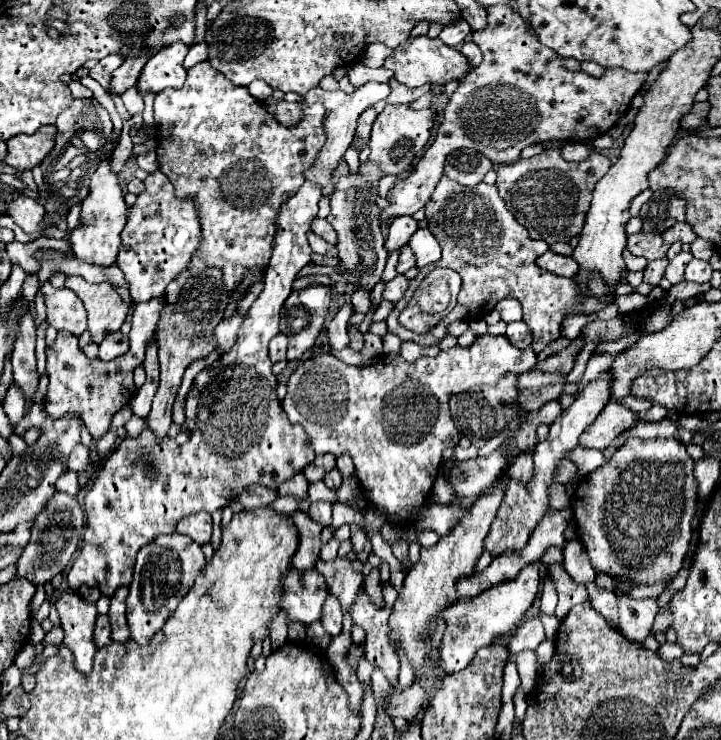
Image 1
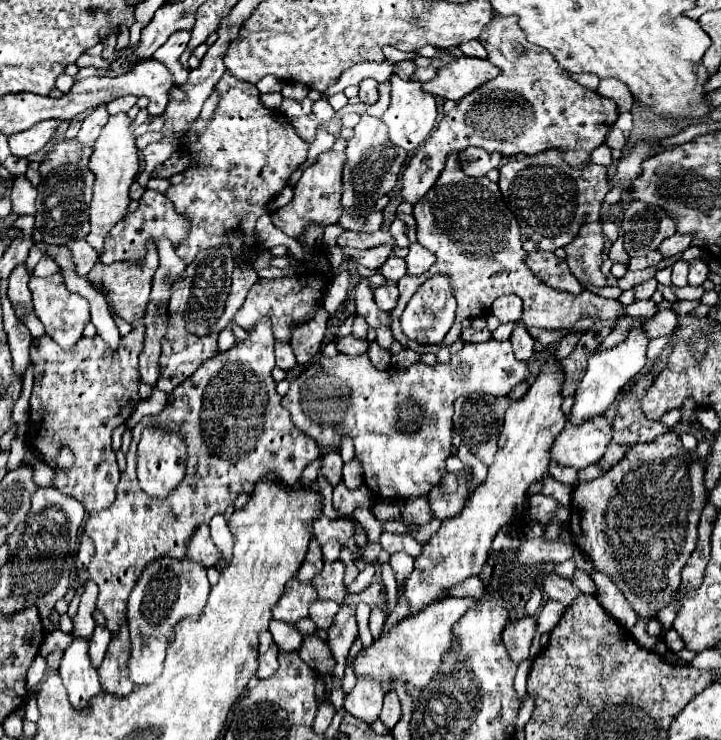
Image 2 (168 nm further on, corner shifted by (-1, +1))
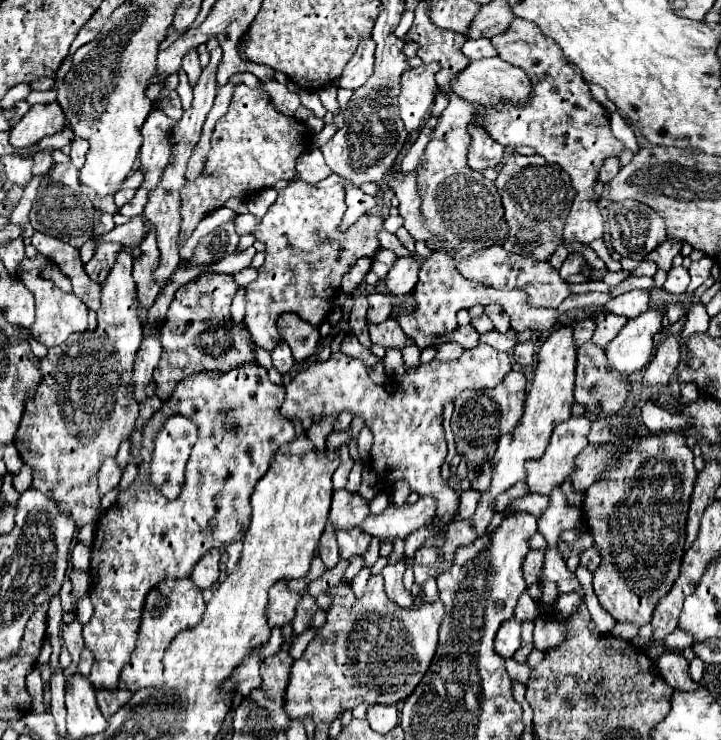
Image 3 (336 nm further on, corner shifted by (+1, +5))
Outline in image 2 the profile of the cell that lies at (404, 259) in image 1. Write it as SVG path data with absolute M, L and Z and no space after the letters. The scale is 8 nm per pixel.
M389 256L387 262L381 266L379 272L383 272L387 276L387 280L391 282L397 282L399 278L405 276L405 270L407 270L407 264L403 258L397 258L397 256Z

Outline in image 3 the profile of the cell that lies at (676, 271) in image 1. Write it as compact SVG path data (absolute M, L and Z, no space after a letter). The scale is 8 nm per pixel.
M677 266L677 268L671 268L669 274L667 274L667 282L663 284L663 288L667 292L673 292L673 294L683 294L685 288L689 284L689 274L687 274L687 268L685 266Z

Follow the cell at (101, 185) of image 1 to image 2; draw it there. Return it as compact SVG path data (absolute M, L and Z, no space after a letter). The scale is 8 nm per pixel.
M115 114L109 116L109 122L103 126L101 136L97 138L93 146L93 154L89 158L89 170L95 176L93 184L93 200L89 208L89 220L91 220L91 232L87 236L87 242L101 252L105 234L121 220L125 218L125 210L129 206L129 186L133 184L133 178L139 172L139 150L135 144L135 132L131 130L131 118L127 114Z

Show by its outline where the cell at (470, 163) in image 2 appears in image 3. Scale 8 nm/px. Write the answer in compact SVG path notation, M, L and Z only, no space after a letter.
M469 124L469 134L471 134L471 146L469 146L467 164L479 172L491 166L499 166L503 160L505 148L499 142L495 142L489 134L485 134L481 126Z

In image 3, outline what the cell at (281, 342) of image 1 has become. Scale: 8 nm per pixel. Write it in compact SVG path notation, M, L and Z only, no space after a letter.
M279 342L279 344L273 348L271 356L273 356L273 368L275 368L279 374L289 372L291 366L295 364L295 360L293 360L293 356L291 356L291 350L289 350L289 346L287 346L285 342Z

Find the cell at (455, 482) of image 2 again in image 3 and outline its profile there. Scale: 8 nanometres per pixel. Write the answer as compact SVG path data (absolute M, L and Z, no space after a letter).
M419 498L415 504L403 504L403 506L387 506L379 516L369 516L361 528L379 538L379 540L393 540L395 536L405 538L409 532L425 526L427 520L433 520L437 512L437 500L435 498Z

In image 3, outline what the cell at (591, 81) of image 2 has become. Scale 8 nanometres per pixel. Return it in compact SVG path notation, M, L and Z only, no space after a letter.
M589 84L589 90L591 90L593 98L595 98L599 104L603 104L609 112L615 112L615 110L617 110L617 108L613 106L613 102L609 102L609 98L607 98L607 94L605 94L605 90L603 90L601 86L593 86L593 84Z

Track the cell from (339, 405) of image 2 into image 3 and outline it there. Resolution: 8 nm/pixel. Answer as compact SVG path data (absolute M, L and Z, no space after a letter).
M479 344L465 350L453 362L433 360L419 364L417 368L405 366L405 374L389 380L387 384L375 384L361 360L347 354L331 354L327 362L315 362L307 370L301 370L287 386L281 414L285 418L311 418L331 416L339 412L351 412L361 416L365 426L373 432L371 462L373 472L381 480L391 484L407 480L411 490L419 496L431 494L437 498L437 516L443 518L441 526L451 522L457 514L459 494L441 476L441 466L447 458L447 444L443 436L443 406L453 402L467 388L493 388L499 386L513 370L513 362L507 352L499 352L487 344Z

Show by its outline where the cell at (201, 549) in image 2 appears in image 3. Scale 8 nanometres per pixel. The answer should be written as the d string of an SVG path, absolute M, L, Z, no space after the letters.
M213 548L193 568L191 578L199 588L205 590L205 588L213 586L219 580L219 558L221 558L221 552L217 548Z

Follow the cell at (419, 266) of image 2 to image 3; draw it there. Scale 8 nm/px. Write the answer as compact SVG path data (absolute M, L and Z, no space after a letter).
M413 256L397 258L397 262L393 264L393 268L385 278L387 290L395 294L409 294L417 282L419 270L421 270L421 264Z

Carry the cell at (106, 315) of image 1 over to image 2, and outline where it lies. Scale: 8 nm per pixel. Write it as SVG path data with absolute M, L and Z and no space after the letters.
M149 240L147 242L147 254L143 258L143 262L115 262L111 266L105 266L105 264L95 264L91 268L91 272L87 274L87 280L93 284L93 282L101 282L111 300L113 300L113 306L115 306L115 312L127 320L127 322L135 322L139 318L145 316L147 312L147 304L149 304L149 292L151 292L151 280L153 280L153 274L159 266L159 256L157 256L157 248L155 244Z

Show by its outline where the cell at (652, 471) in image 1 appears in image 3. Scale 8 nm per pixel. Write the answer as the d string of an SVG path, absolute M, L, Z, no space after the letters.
M657 432L635 436L629 442L627 452L621 454L617 466L589 486L581 506L583 524L595 540L595 548L601 554L601 564L593 572L593 588L599 604L617 622L635 622L639 626L651 620L651 614L659 600L671 590L679 578L681 558L685 554L685 530L691 494L695 488L697 470L693 466L693 452L685 444L681 432Z

